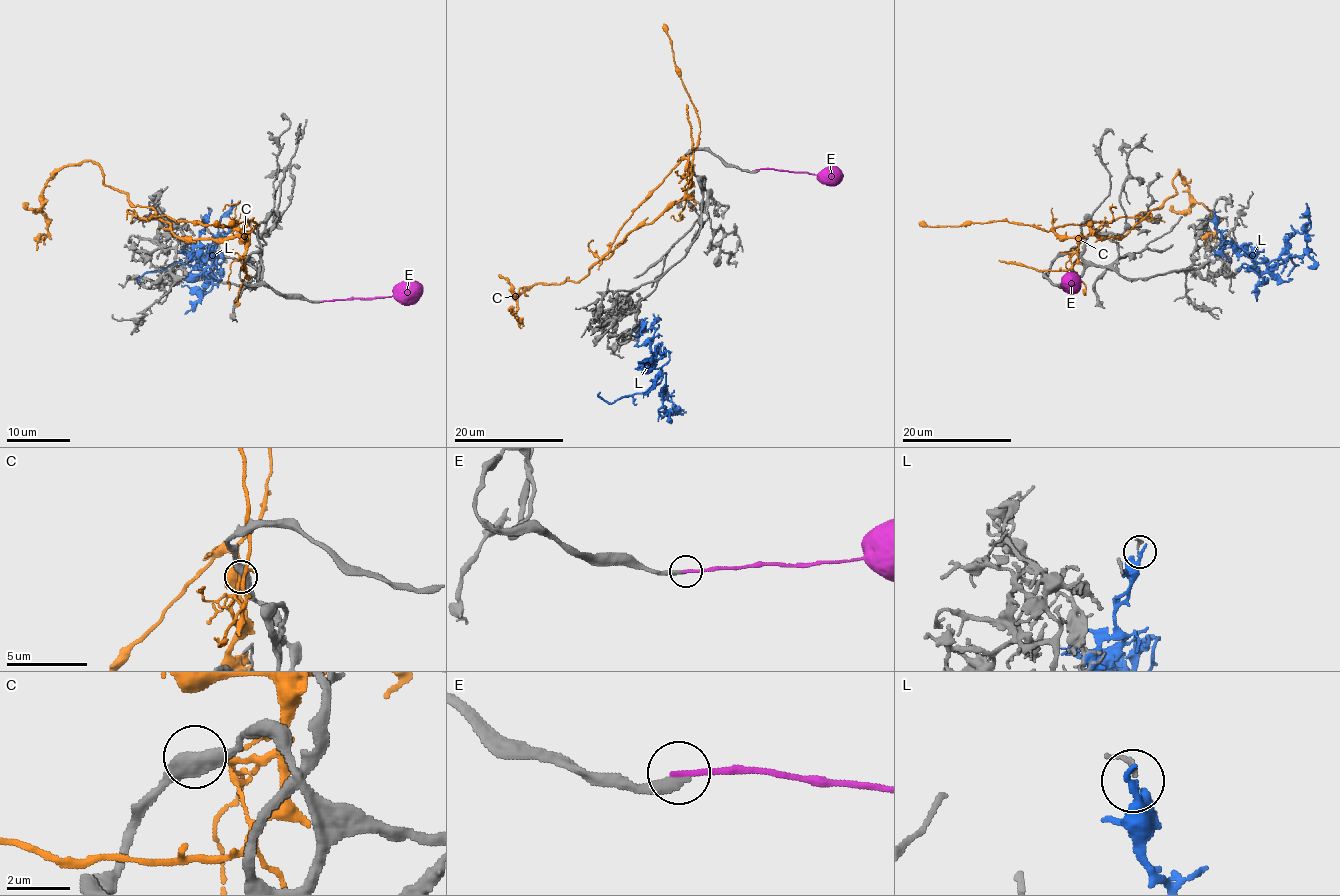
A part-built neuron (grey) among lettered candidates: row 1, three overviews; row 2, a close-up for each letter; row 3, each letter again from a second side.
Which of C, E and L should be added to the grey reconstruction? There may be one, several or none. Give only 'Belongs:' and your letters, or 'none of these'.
Belongs: none of these

